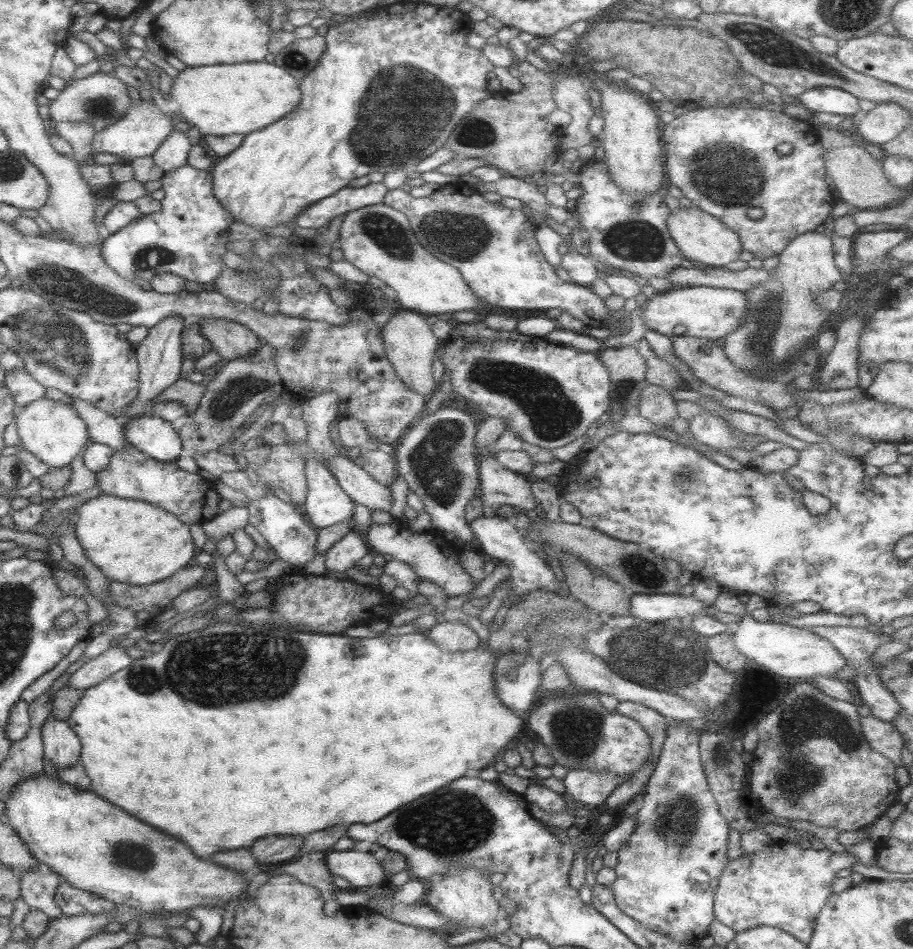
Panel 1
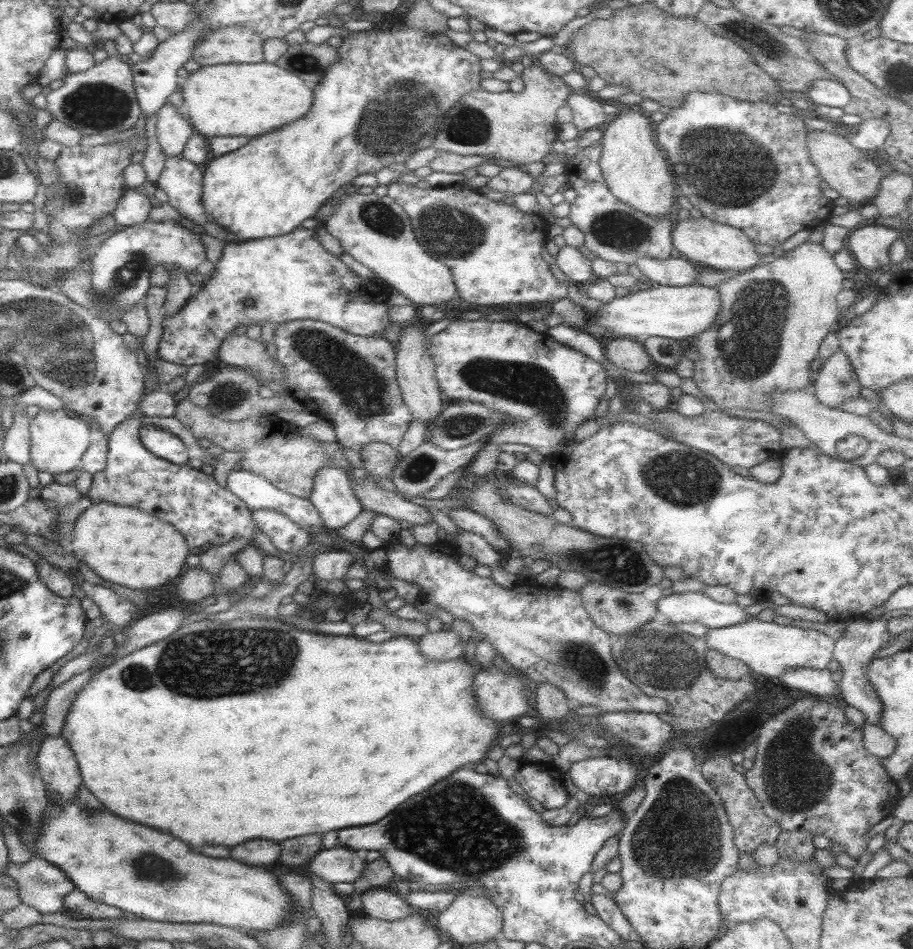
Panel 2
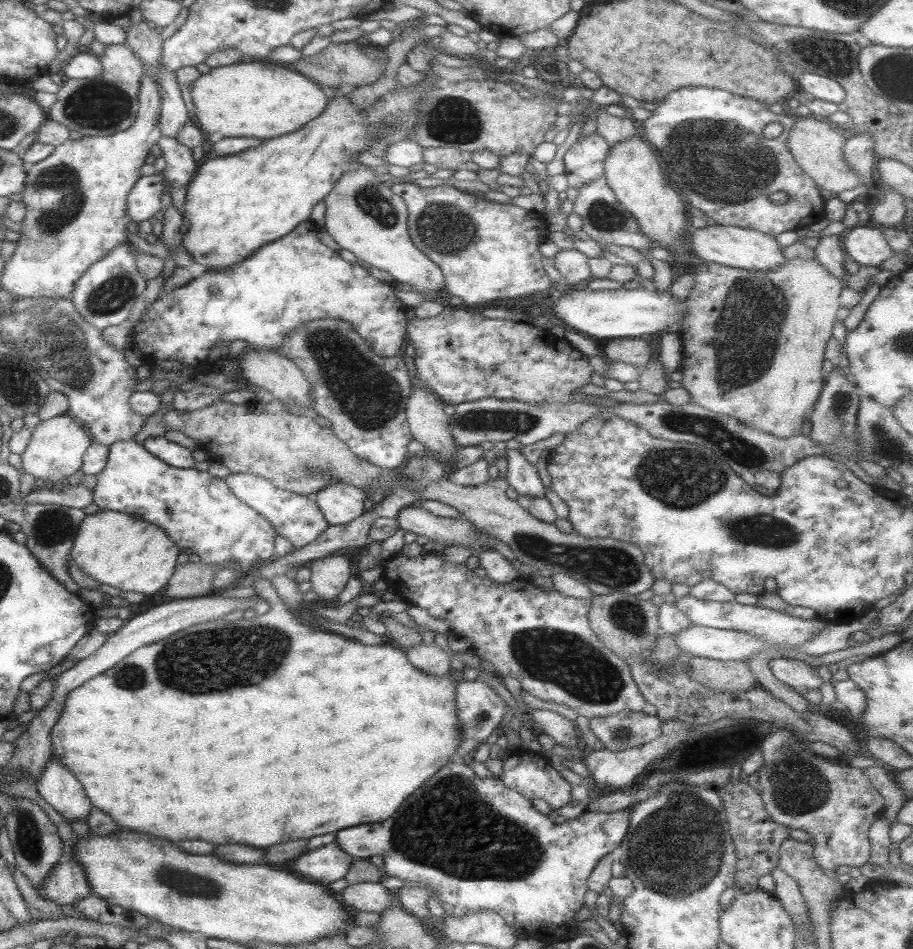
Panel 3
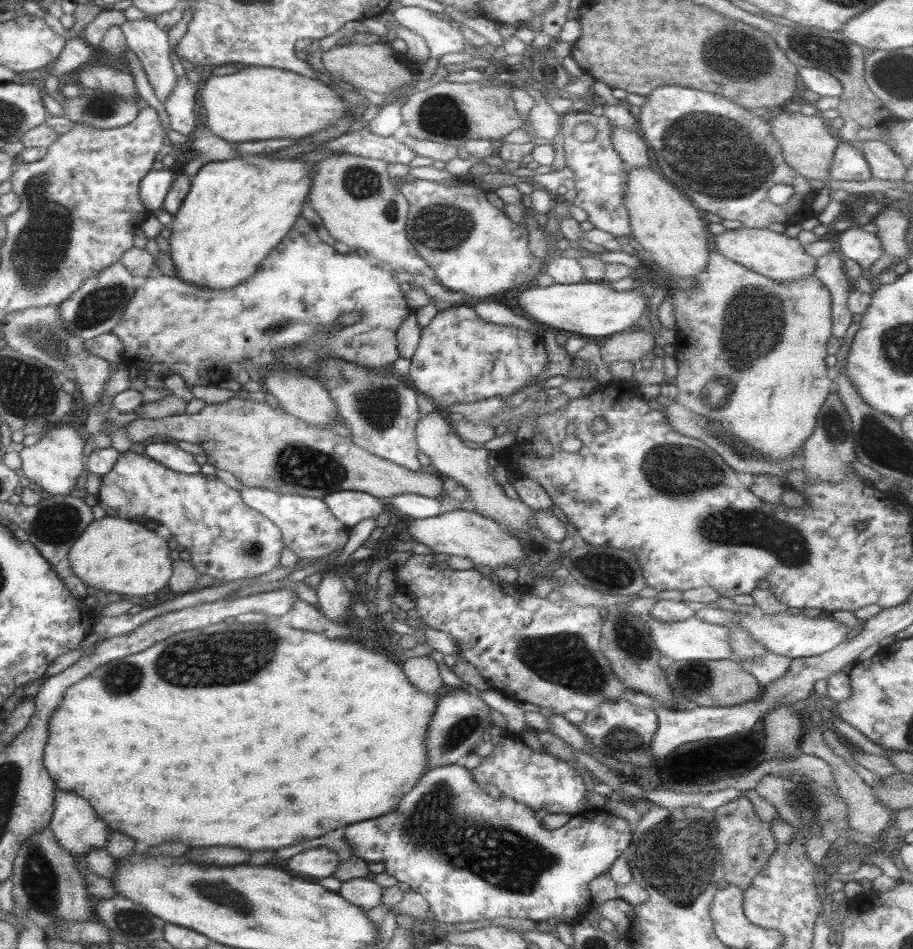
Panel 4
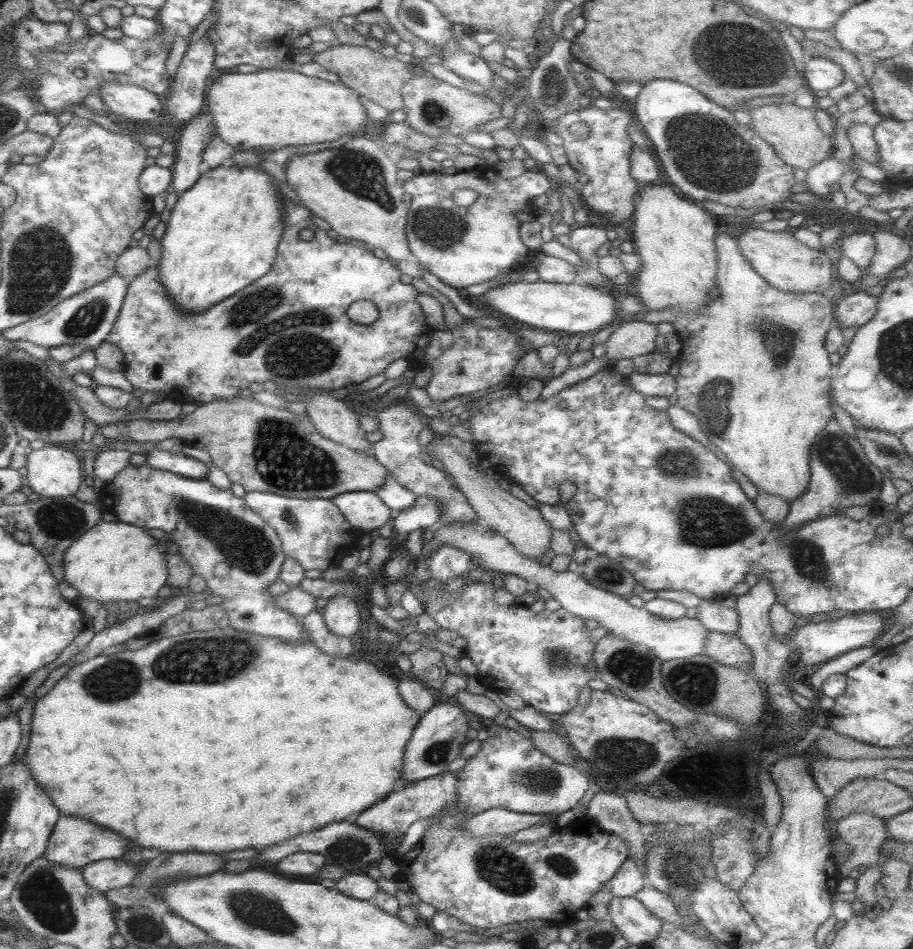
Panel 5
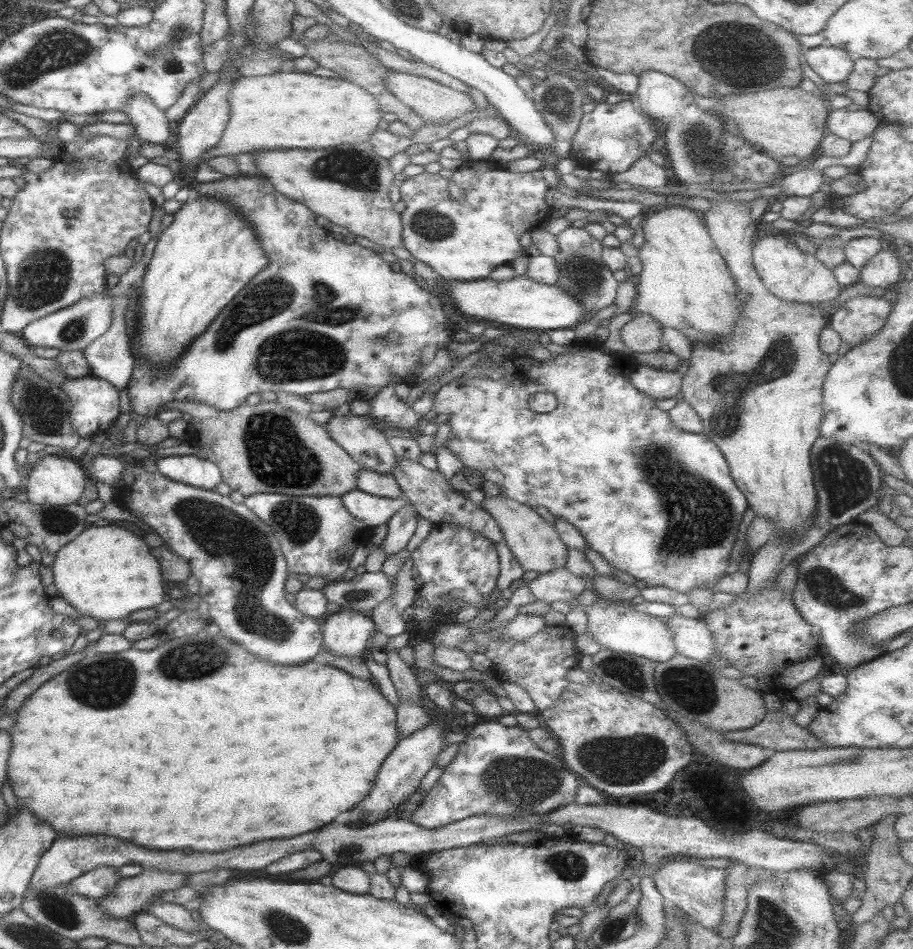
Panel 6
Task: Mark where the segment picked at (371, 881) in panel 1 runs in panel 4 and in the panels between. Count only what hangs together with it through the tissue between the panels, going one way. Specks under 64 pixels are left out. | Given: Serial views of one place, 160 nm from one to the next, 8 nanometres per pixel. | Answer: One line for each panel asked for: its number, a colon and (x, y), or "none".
2: (338, 864)
3: (325, 864)
4: (319, 863)

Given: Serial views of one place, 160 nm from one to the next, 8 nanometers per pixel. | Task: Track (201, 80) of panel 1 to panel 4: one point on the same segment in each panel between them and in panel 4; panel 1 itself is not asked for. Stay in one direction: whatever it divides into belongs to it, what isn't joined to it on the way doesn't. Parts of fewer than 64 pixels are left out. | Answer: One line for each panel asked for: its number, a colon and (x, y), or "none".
2: (245, 100)
3: (261, 100)
4: (253, 104)

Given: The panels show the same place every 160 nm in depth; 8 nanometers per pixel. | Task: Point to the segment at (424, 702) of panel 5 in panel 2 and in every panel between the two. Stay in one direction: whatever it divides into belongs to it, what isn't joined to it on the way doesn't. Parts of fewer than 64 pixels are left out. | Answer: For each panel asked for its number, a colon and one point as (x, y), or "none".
2: (442, 645)
3: (431, 660)
4: (421, 672)

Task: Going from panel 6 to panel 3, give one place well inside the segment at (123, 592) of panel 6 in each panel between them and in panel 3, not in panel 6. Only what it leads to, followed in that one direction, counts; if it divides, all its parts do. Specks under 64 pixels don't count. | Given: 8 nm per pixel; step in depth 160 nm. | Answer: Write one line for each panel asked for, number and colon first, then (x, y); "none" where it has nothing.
3: (116, 550)
4: (111, 554)
5: (111, 562)

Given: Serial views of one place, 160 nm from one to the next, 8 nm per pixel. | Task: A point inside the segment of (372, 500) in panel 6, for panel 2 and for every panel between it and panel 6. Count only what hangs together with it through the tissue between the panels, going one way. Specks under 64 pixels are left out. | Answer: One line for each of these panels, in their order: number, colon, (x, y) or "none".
2: (331, 494)
3: (339, 504)
4: (349, 507)
5: (362, 510)

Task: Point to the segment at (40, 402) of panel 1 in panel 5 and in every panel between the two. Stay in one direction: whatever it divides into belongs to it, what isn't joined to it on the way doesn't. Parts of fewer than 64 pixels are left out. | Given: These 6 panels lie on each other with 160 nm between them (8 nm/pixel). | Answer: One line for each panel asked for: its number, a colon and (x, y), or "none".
2: (57, 438)
3: (56, 446)
4: (52, 464)
5: (51, 472)

